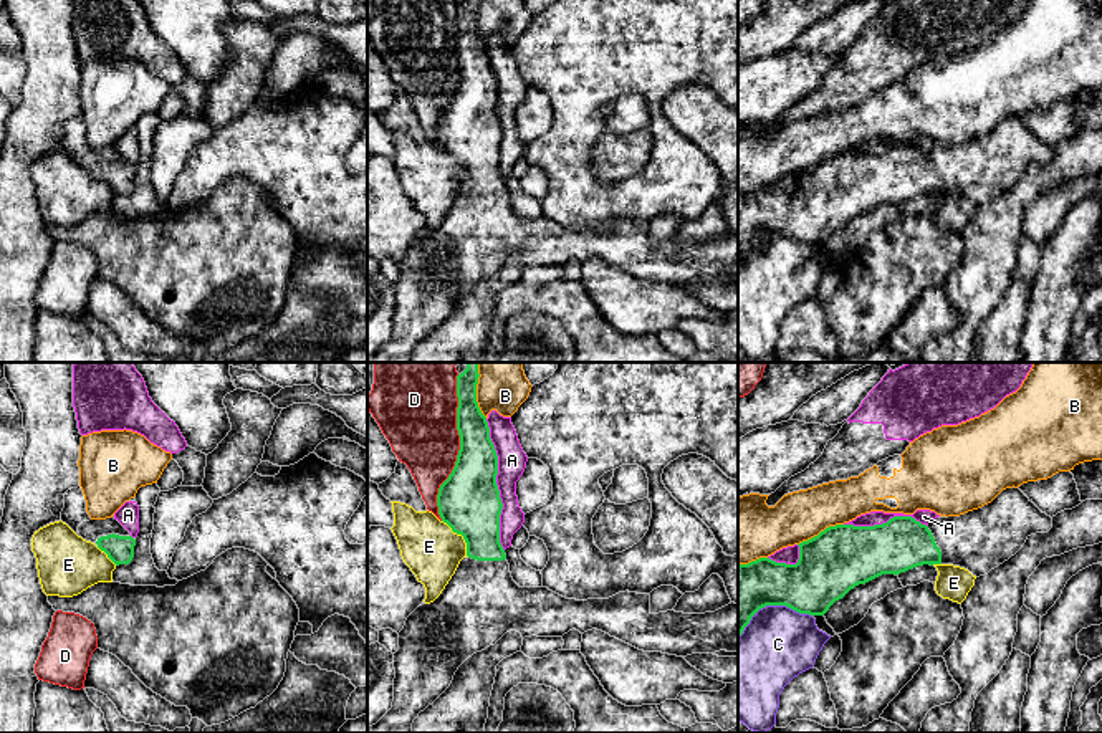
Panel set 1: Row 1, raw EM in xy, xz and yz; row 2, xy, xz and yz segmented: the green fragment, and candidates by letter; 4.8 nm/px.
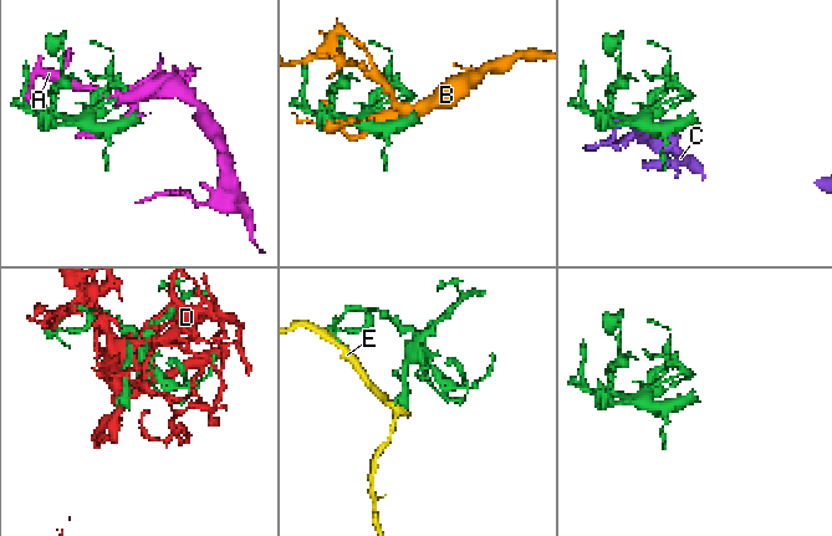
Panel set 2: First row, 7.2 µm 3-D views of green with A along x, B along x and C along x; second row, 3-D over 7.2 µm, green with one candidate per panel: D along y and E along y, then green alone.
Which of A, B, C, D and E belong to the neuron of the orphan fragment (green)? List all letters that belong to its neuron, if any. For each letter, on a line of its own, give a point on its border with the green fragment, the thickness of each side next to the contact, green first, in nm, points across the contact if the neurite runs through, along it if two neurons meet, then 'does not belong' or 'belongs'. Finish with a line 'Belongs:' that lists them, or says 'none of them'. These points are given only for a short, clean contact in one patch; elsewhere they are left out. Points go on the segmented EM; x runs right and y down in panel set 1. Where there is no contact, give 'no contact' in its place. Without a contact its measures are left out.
A: xz (497, 485) | 300/140 nm | does not belong
B: xz (475, 391) | 150/240 nm | does not belong
C: yz (771, 604) | 280/360 nm | does not belong
D: xz (460, 447) | 280/360 nm | does not belong
E: xz (462, 535) | 300/280 nm | does not belong
Belongs: none of them

